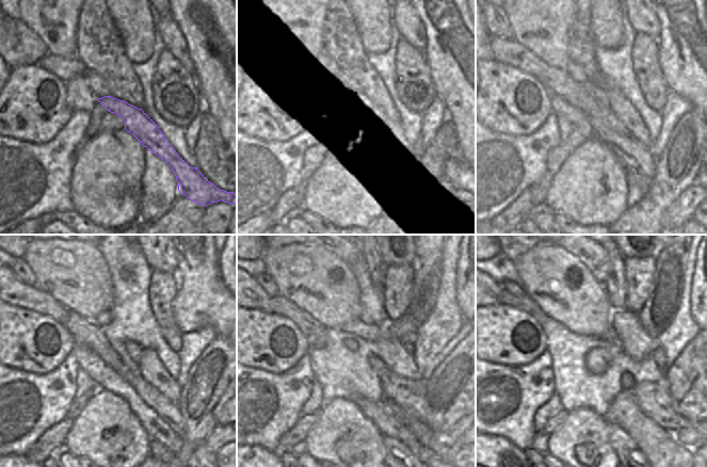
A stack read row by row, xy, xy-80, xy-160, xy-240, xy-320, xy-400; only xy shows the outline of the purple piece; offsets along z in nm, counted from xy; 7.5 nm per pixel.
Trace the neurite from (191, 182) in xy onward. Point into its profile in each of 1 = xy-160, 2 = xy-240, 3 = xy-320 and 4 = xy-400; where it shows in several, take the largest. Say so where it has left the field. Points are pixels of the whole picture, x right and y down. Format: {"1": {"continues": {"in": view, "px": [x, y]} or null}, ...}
{"1": {"continues": {"in": "xy-160", "px": [508, 51]}}, "2": {"continues": {"in": "xy-240", "px": [19, 294]}}, "3": {"continues": {"in": "xy-320", "px": [258, 299]}}, "4": {"continues": {"in": "xy-400", "px": [497, 282]}}}

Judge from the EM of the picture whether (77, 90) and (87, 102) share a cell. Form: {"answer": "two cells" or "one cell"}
{"answer": "one cell"}

